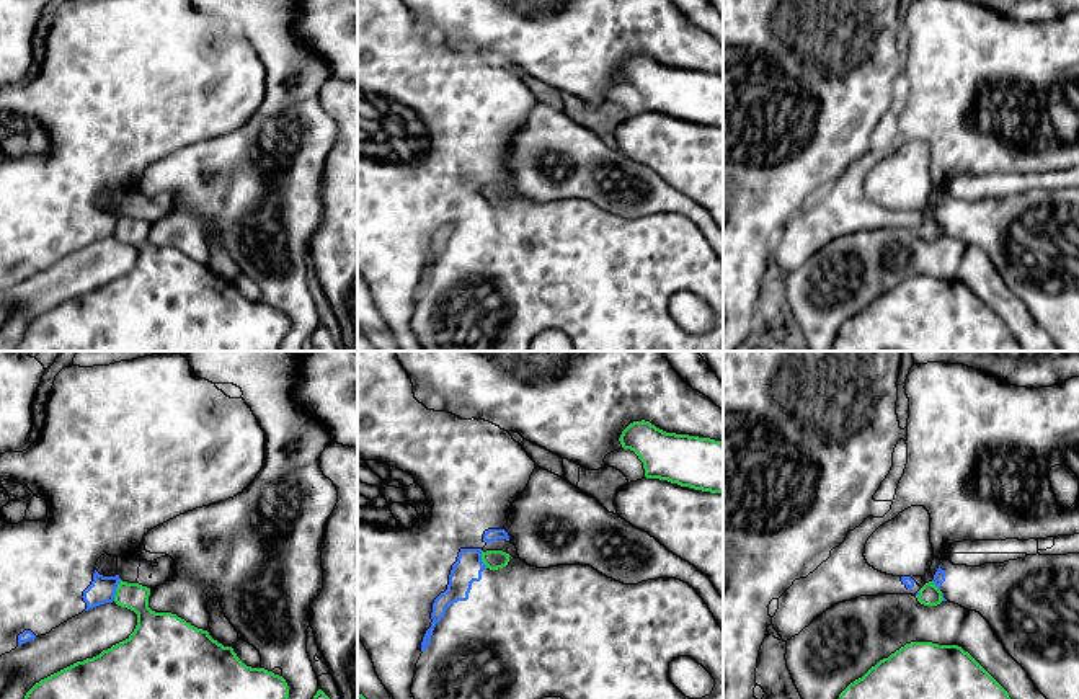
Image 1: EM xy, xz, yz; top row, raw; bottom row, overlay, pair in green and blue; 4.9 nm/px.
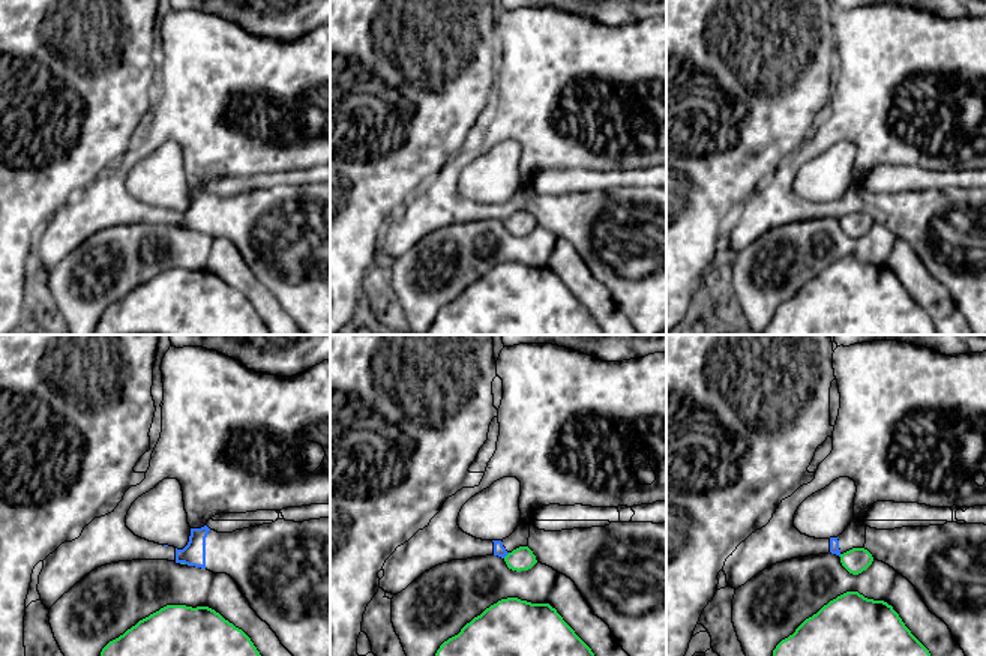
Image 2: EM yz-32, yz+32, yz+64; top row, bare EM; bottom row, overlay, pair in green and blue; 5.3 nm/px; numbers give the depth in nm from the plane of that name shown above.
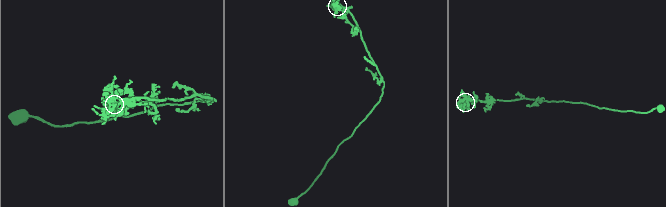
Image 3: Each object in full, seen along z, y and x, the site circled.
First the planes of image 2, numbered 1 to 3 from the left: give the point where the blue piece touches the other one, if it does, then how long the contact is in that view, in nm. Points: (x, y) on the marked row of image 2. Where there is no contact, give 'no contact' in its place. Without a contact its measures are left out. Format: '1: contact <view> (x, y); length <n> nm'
1: no contact
2: contact yz+32 (508, 554); length 50 nm
3: no contact

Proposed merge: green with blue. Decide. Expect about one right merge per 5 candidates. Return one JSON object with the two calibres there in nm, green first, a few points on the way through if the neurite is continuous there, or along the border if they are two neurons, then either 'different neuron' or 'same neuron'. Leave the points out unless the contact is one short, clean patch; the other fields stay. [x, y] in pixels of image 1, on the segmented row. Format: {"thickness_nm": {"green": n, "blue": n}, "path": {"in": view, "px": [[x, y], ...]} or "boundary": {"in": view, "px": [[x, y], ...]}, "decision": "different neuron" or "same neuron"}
{"thickness_nm": {"green": 150, "blue": 130}, "boundary": {"in": "xy", "px": [[121, 580], [113, 600]]}, "decision": "different neuron"}

